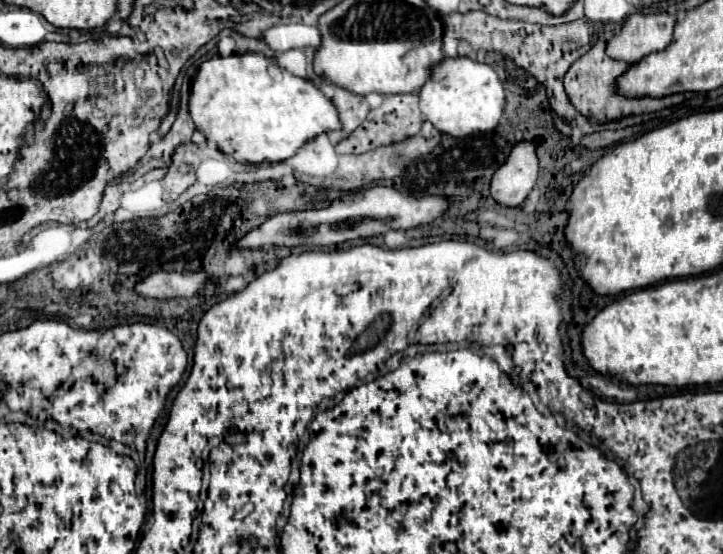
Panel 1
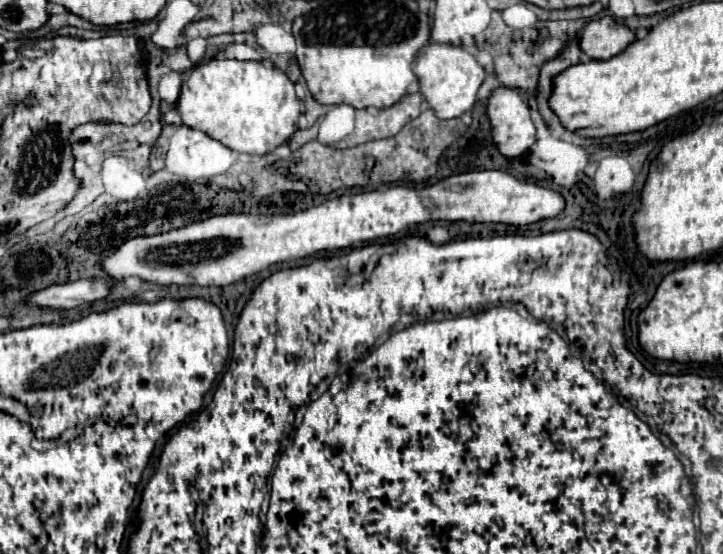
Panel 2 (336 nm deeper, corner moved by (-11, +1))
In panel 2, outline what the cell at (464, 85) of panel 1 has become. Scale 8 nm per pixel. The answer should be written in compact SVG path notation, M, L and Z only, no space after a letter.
M428 43L416 57L414 75L420 81L420 93L440 119L456 119L470 111L476 103L476 93L486 79L486 71L472 53L464 51L462 47L442 45L442 43Z

